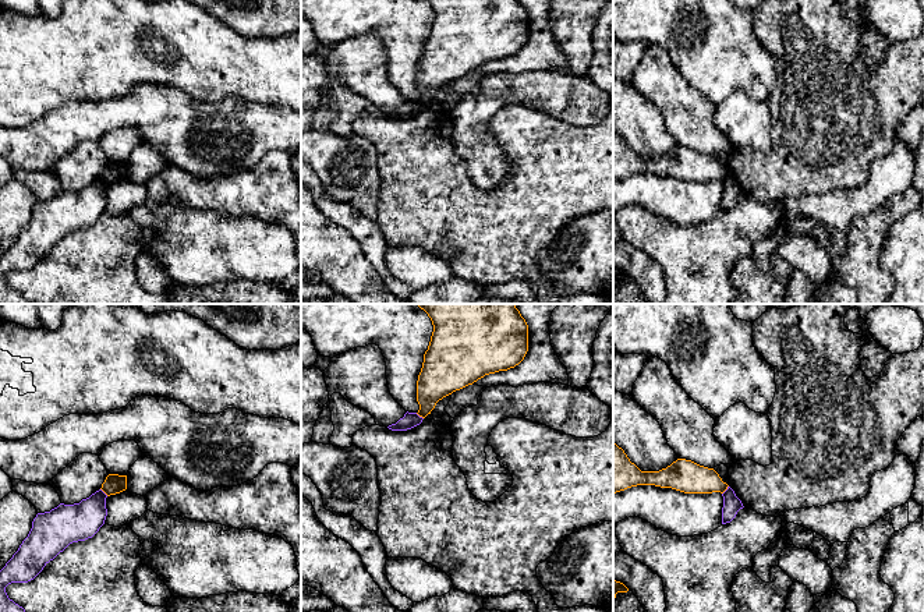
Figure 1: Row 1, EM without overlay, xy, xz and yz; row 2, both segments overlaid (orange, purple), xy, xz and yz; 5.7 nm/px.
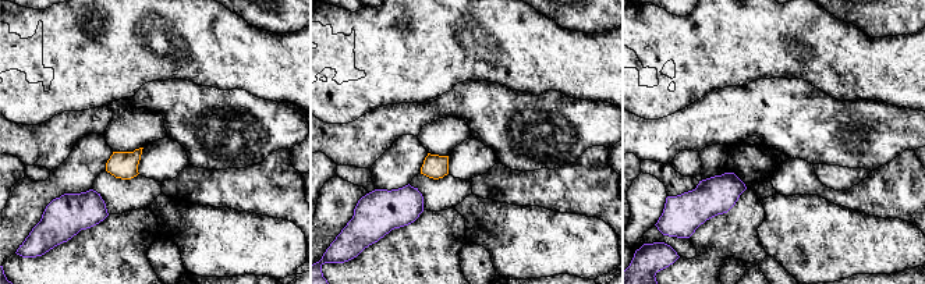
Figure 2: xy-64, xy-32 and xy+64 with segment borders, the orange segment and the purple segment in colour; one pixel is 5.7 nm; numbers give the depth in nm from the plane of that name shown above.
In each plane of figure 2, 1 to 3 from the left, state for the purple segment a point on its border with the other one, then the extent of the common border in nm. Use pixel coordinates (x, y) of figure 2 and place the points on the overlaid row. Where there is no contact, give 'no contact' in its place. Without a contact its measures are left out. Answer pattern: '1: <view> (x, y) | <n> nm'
1: no contact
2: no contact
3: no contact

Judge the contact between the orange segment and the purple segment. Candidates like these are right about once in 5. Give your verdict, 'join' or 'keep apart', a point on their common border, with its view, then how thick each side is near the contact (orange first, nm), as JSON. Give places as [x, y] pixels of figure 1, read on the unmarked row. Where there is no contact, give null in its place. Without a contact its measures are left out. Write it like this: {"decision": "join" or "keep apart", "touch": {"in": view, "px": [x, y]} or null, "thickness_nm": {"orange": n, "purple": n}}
{"decision": "keep apart", "touch": {"in": "yz", "px": [726, 176]}, "thickness_nm": {"orange": 190, "purple": 100}}

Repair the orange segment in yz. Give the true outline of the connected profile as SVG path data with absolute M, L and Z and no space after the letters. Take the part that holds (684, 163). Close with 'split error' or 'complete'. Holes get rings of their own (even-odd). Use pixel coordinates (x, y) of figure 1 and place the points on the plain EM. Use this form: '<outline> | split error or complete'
M613 130L613 181L637 173L672 176L684 181L723 181L727 171L714 156L677 146L659 159L641 159Z | complete

